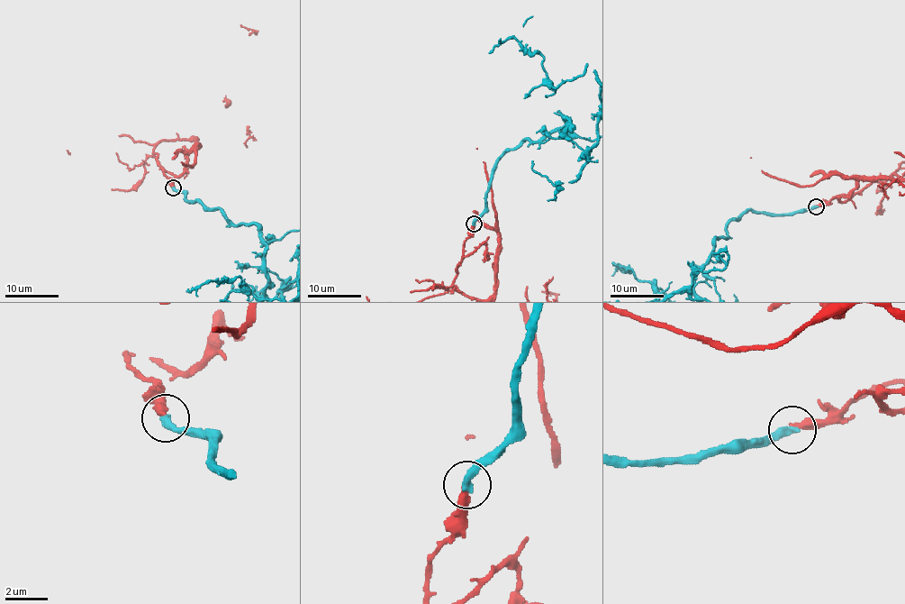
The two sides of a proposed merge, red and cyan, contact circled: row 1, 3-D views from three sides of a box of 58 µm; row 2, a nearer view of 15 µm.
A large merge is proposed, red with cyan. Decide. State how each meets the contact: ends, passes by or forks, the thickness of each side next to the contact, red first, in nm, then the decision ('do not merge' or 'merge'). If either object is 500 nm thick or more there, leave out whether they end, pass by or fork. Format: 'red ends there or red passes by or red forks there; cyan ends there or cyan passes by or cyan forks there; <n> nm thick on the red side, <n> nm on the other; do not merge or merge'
red ends there; cyan ends there; 340 nm thick on the red side, 380 nm on the other; do not merge

